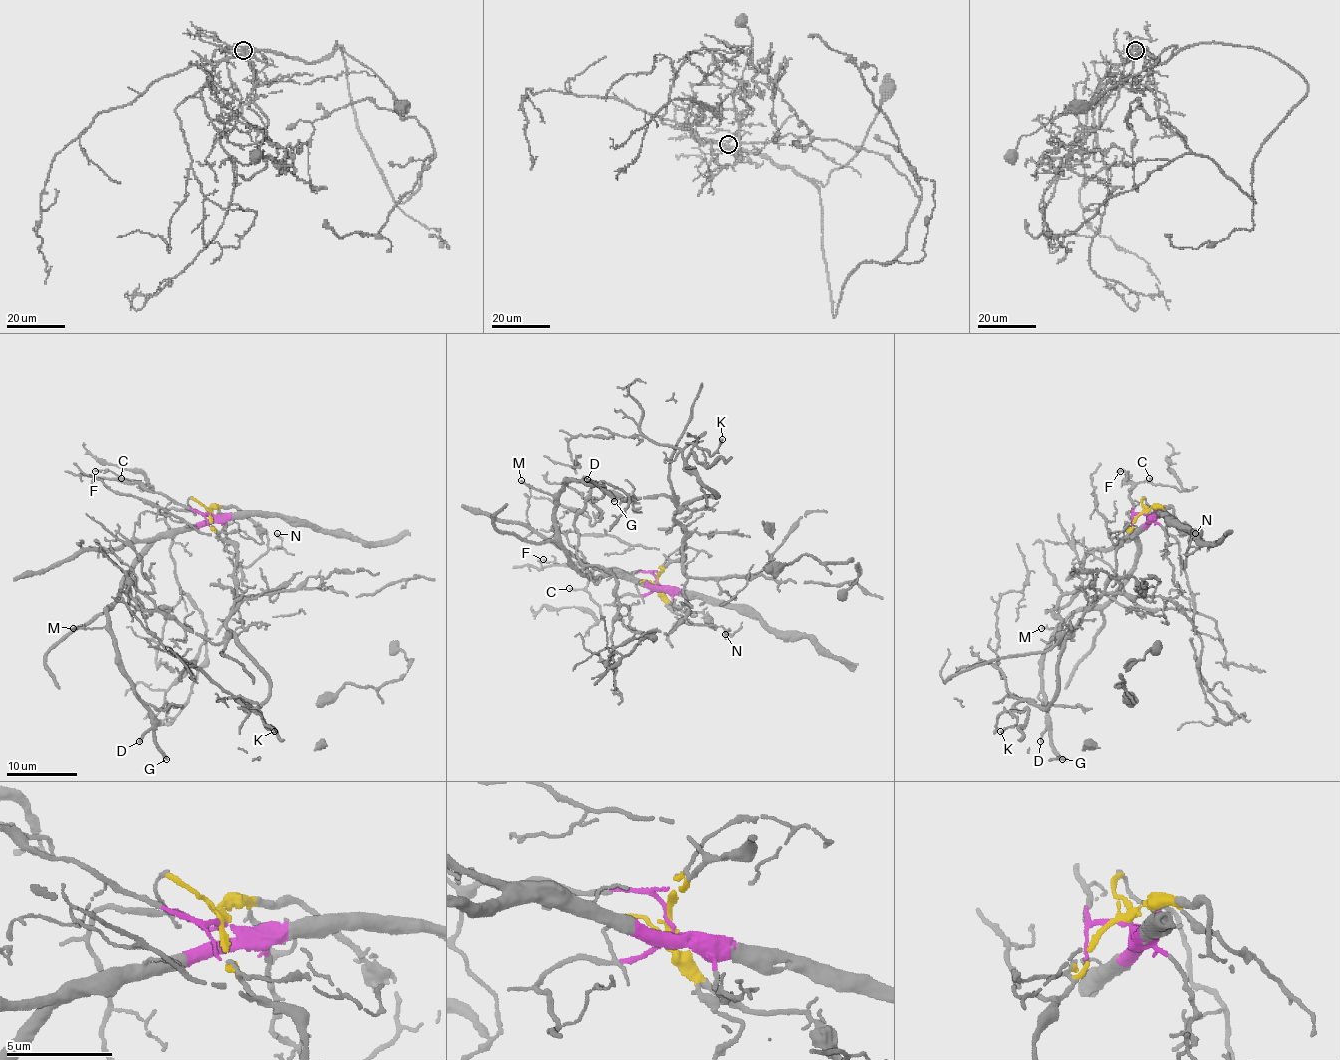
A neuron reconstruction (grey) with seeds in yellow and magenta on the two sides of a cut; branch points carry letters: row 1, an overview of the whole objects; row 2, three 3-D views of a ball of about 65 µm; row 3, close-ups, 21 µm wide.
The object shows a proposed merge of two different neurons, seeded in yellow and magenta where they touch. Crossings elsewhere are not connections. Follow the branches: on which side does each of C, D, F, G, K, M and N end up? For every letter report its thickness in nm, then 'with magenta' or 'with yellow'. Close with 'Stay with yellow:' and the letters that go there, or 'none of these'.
C: 100 nm thick; with magenta
D: 240 nm thick; with magenta
F: 120 nm thick; with magenta
G: 320 nm thick; with magenta
K: 220 nm thick; with yellow
M: 140 nm thick; with magenta
N: 110 nm thick; with yellow
Stay with yellow: K, N

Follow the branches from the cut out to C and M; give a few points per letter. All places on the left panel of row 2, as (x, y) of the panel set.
C: (209, 514), (174, 503), (165, 496), (147, 491), (140, 482), (121, 478)
M: (209, 514), (211, 519), (165, 531), (124, 581), (121, 593), (107, 607), (107, 623), (103, 627), (73, 629)

